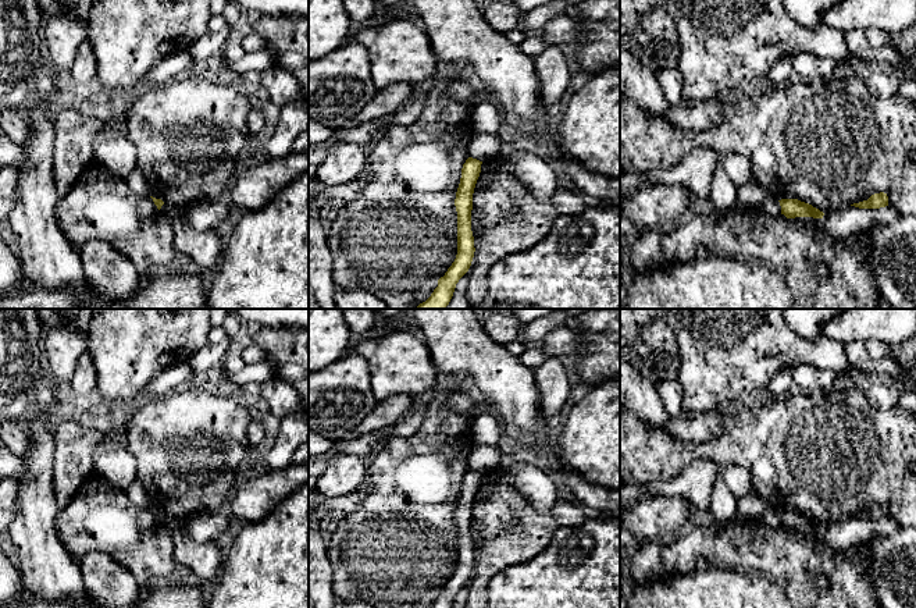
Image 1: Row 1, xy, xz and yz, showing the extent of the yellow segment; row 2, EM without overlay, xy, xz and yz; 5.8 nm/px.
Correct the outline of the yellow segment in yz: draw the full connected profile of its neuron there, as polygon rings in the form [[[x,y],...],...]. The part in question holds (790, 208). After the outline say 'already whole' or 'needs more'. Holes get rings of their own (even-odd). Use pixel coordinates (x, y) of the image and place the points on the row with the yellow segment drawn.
[[[781,199],[778,202],[781,206],[781,214],[784,214],[787,218],[795,217],[823,218],[824,216],[824,213],[820,211],[819,209],[798,199]]]; already whole

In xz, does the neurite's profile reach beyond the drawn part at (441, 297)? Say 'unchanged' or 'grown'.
unchanged

